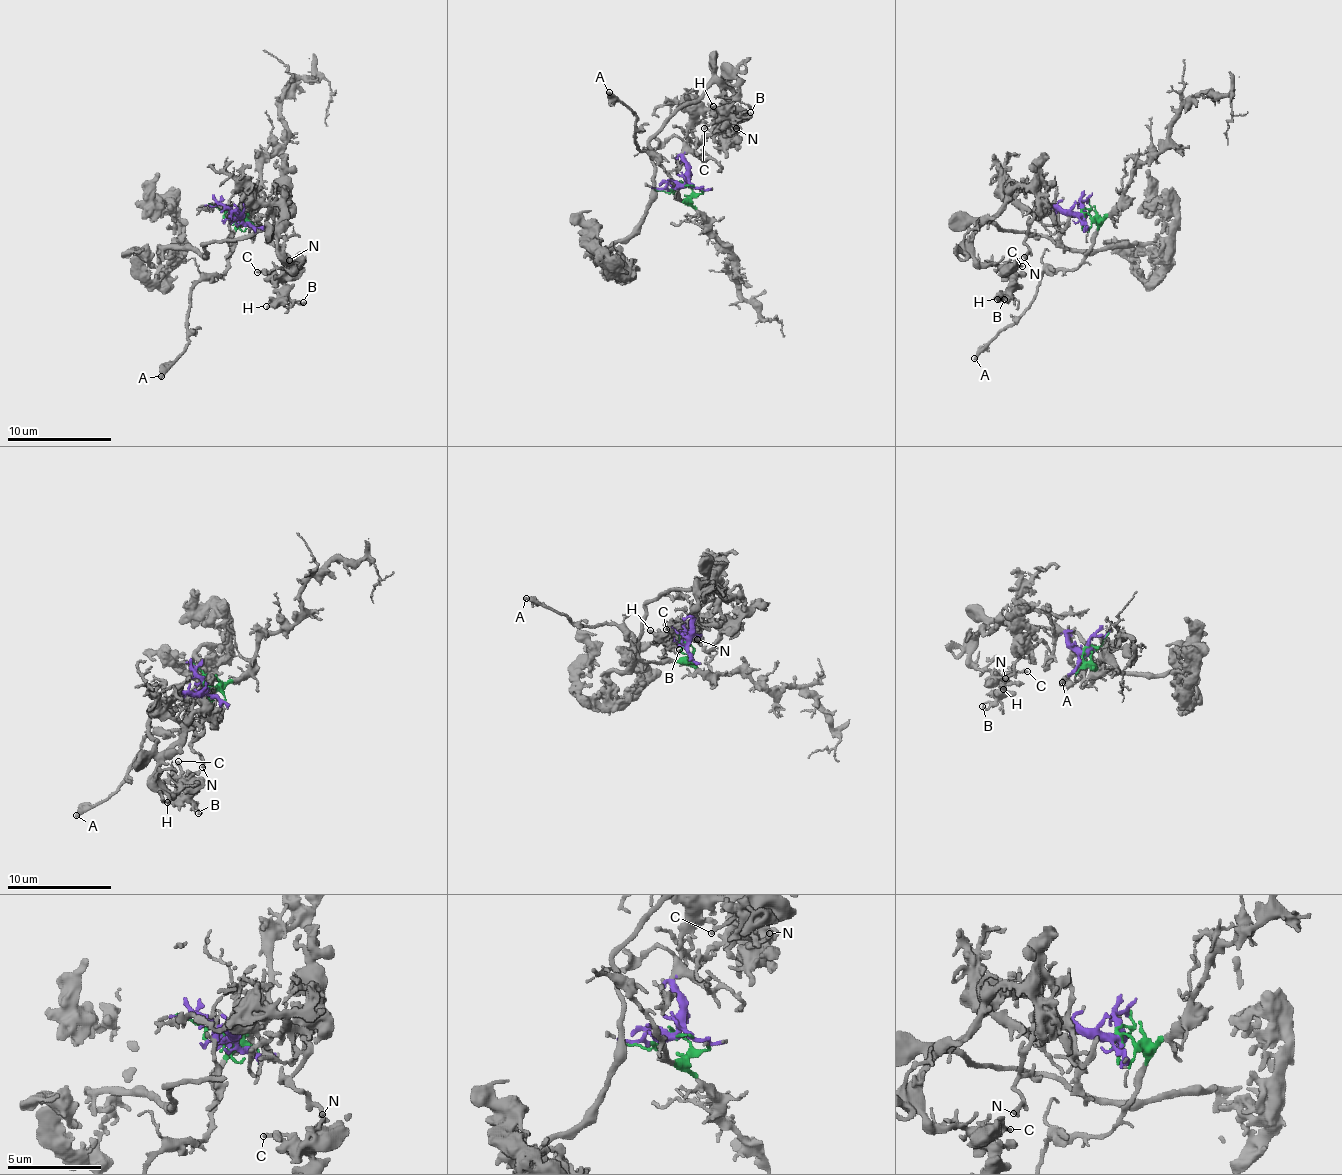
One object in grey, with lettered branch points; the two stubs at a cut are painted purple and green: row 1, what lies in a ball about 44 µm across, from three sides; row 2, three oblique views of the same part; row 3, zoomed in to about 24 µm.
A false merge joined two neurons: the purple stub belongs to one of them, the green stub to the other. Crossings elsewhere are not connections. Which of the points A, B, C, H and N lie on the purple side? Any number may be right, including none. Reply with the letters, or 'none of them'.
B, C, H, N

